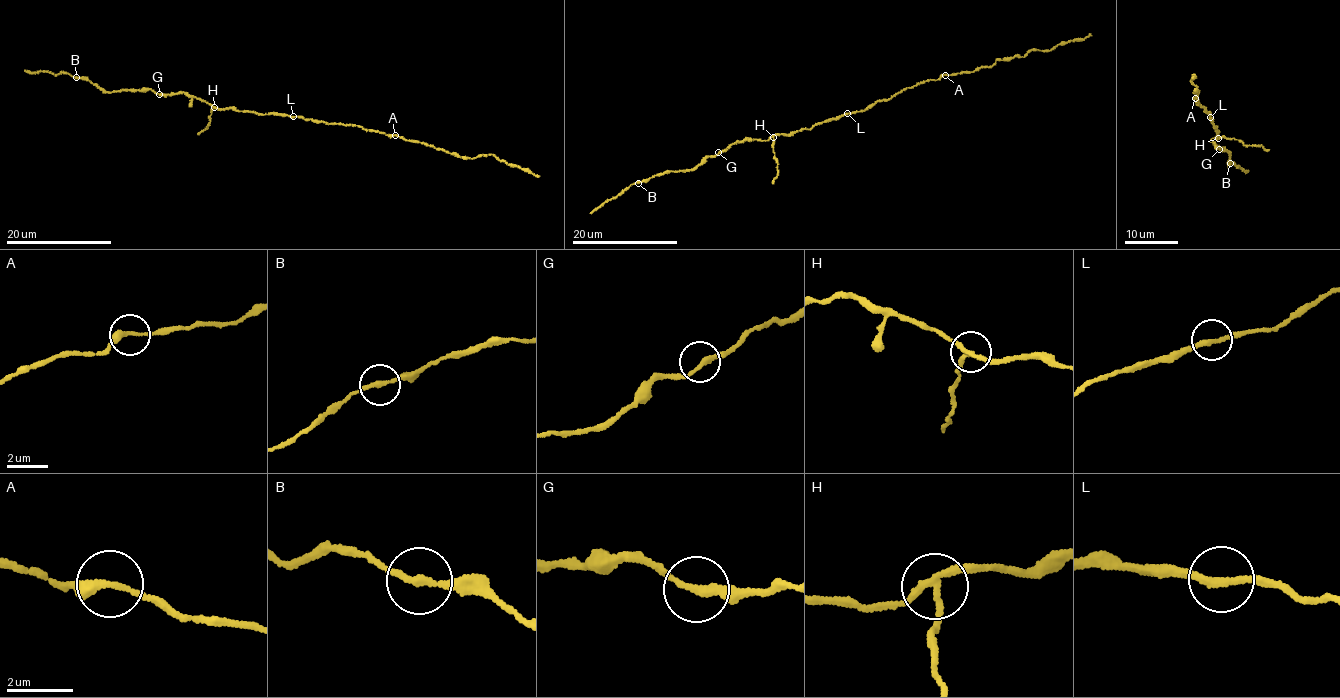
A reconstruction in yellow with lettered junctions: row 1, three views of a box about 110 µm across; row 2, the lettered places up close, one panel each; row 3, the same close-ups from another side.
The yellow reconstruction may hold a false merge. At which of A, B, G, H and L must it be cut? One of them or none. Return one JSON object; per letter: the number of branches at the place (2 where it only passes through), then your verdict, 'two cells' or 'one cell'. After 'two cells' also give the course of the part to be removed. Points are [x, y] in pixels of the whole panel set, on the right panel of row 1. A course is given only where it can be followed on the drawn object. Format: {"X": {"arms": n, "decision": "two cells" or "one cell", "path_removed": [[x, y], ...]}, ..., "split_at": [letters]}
{"A": {"arms": 2, "decision": "one cell"}, "B": {"arms": 2, "decision": "one cell"}, "G": {"arms": 2, "decision": "one cell"}, "H": {"arms": 3, "decision": "two cells", "path_removed": [[1217, 138], [1239, 140], [1245, 145], [1263, 146], [1269, 150]]}, "L": {"arms": 2, "decision": "one cell"}, "split_at": ["H"]}

